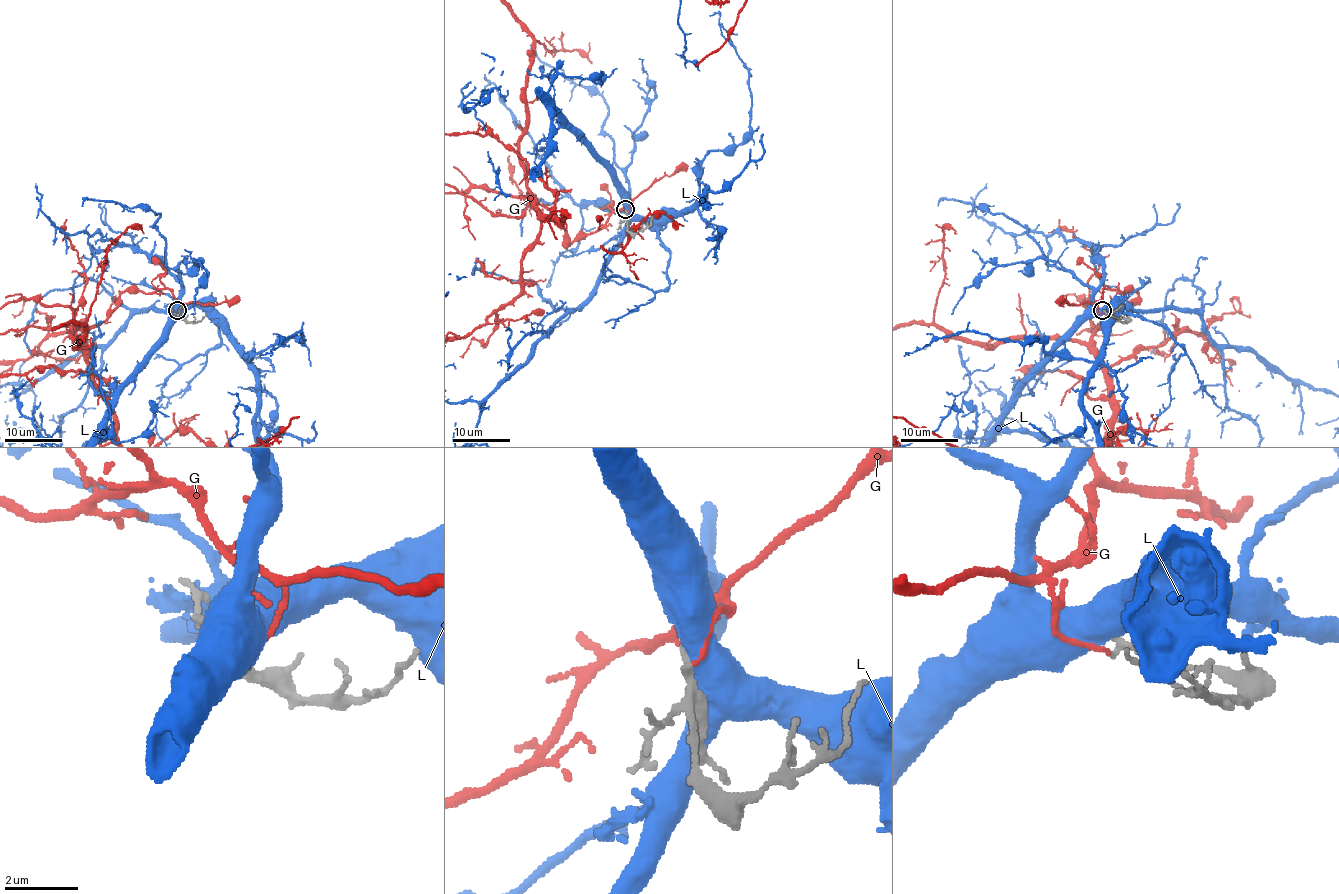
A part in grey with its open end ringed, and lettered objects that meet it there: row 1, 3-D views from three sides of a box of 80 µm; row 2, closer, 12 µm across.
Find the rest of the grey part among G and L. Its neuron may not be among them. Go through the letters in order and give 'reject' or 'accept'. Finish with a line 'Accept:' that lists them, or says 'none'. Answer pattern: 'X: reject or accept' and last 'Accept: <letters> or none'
G: reject
L: reject
Accept: none

